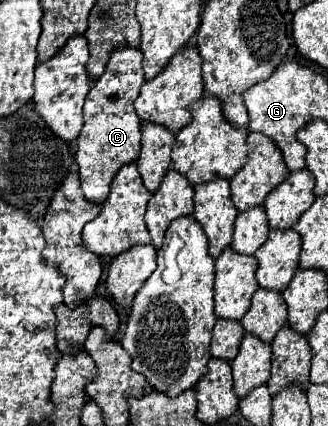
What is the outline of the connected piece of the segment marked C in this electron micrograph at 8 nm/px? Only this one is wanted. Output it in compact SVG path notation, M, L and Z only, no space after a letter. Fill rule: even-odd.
M117 46L111 52L111 58L105 66L105 72L95 80L89 90L83 106L85 124L77 138L75 162L79 164L81 190L91 202L105 202L109 194L109 184L117 170L139 156L141 148L141 120L135 114L133 102L139 96L139 88L145 82L143 78L143 54L133 46Z

